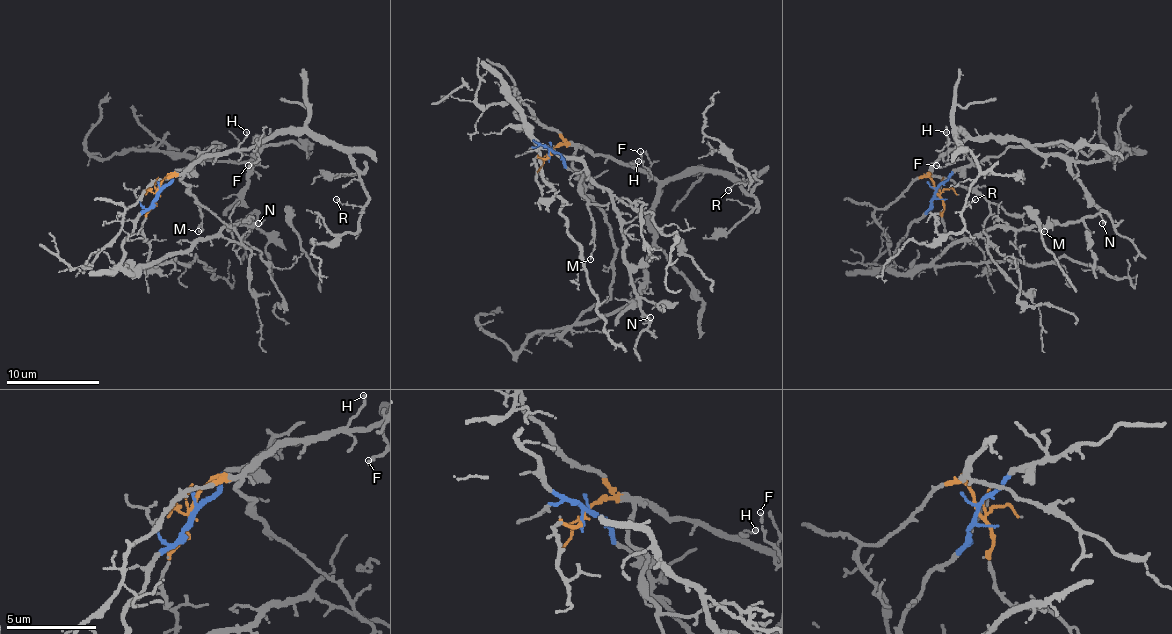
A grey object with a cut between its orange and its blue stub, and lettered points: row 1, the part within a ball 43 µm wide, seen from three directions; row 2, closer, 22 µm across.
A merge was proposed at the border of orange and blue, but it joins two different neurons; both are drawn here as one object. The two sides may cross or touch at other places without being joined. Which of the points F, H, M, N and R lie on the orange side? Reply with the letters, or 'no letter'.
F, H, M, R

